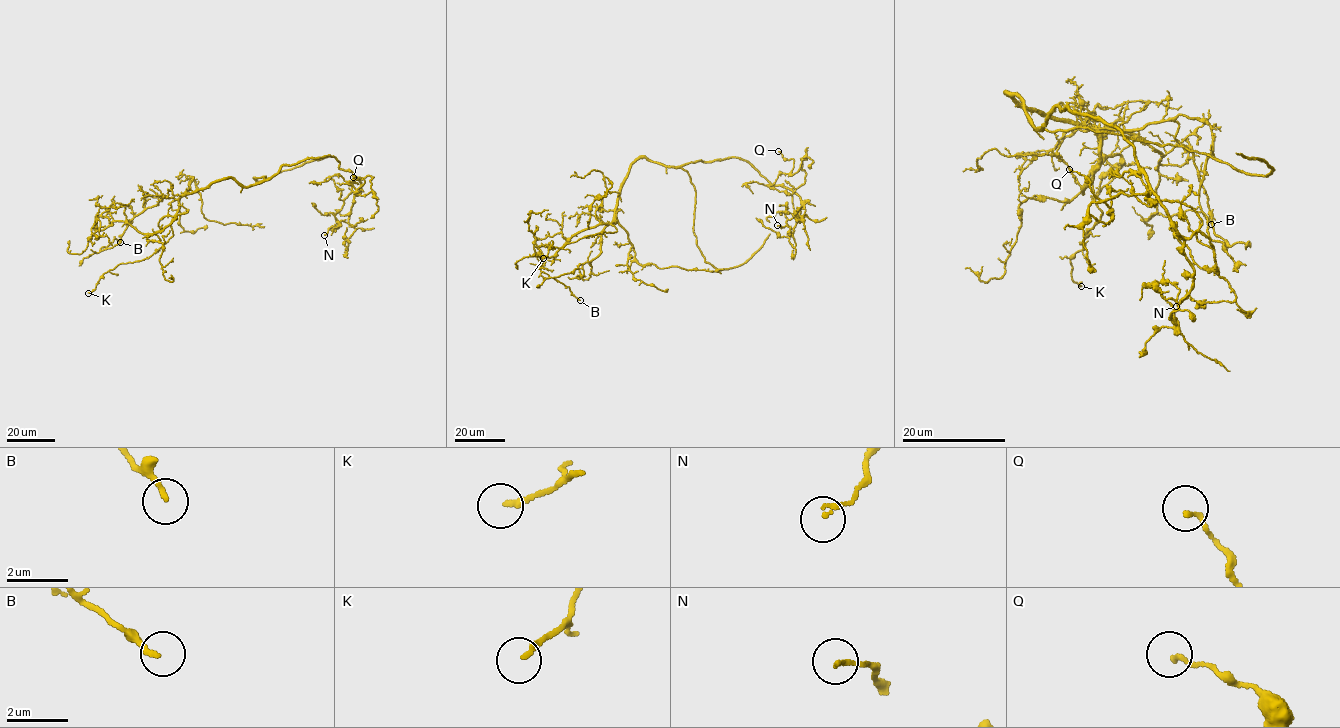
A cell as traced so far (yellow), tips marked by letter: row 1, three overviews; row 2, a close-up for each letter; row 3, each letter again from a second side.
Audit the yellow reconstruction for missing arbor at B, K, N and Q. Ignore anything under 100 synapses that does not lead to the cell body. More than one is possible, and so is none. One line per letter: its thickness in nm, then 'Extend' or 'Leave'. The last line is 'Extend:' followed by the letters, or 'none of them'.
B: Thickness 160 nm. Leave
K: Thickness 200 nm. Leave
N: Thickness 140 nm. Leave
Q: Thickness 150 nm. Leave
Extend: none of them

